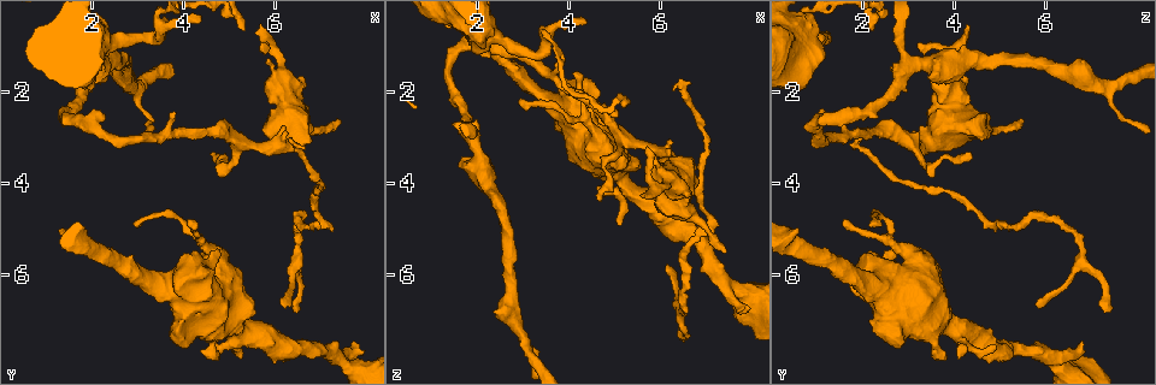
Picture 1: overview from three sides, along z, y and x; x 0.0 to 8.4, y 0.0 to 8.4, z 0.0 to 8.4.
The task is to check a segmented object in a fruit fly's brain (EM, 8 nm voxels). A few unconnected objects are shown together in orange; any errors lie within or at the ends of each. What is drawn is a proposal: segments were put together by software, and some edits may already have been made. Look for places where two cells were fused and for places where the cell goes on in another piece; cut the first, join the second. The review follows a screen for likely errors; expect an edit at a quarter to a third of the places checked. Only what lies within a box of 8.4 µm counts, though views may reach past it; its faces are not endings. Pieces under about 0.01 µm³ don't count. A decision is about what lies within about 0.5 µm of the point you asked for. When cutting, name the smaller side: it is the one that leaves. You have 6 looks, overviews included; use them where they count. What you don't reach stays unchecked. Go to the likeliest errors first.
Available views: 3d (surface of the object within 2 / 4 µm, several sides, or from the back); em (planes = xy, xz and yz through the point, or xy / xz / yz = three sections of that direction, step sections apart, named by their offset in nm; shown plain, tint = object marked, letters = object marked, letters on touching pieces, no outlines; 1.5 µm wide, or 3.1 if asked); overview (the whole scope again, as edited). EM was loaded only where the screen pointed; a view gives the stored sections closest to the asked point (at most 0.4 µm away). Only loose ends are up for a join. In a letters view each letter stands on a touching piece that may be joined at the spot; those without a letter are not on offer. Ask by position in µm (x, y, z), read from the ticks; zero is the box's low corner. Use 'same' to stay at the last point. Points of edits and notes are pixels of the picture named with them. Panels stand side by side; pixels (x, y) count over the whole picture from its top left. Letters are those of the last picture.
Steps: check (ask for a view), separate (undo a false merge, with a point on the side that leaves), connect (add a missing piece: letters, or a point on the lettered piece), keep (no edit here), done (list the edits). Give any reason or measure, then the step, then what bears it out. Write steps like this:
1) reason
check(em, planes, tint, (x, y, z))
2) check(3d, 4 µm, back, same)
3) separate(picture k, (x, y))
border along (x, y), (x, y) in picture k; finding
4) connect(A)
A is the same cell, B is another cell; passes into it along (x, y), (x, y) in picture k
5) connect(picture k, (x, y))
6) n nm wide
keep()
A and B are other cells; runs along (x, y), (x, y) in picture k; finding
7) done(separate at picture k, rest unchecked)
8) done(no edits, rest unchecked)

check(em, yz, step 8, tint, (6.15, 6.70, 5.85))

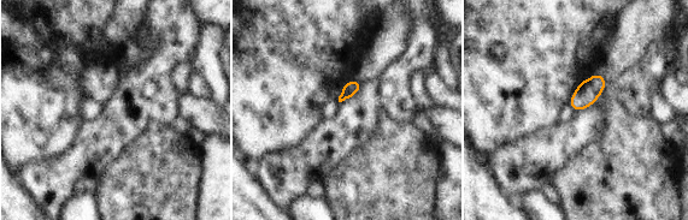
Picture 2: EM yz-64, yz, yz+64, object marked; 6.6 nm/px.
check(em, yz, step 8, letters, same)

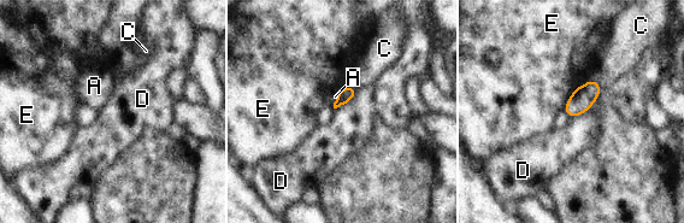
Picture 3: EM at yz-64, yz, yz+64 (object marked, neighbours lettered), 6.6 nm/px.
keep()
A, C, D and E are other cells; border along (355, 88), (348, 101), (334, 109) in picture 3; none of them fits

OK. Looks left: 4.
end of a long branch
check(em, planes, plain, (6.25, 3.05, 2.00))

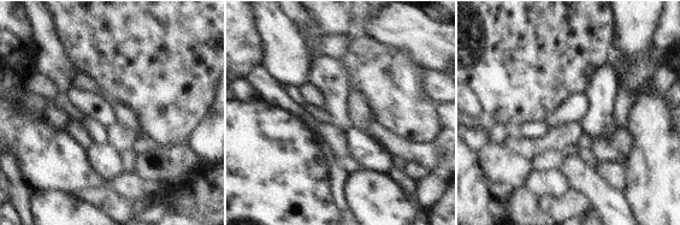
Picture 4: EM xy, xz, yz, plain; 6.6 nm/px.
see the neighbours
check(em, planes, letters, same)

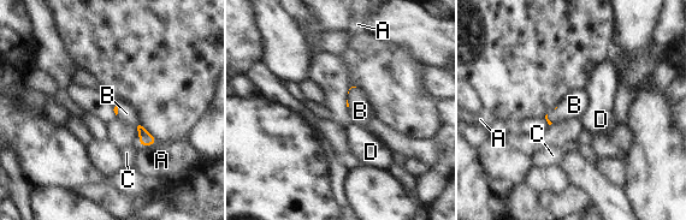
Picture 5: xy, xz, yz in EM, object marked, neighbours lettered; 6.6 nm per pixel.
A touches over 140 nm
connect(B)
B is the same cell, A, C and D are other cells; passes into it along (146, 138), (136, 123), (126, 113) in picture 5; the cell continues

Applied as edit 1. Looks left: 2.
see it whole again
check(overview)

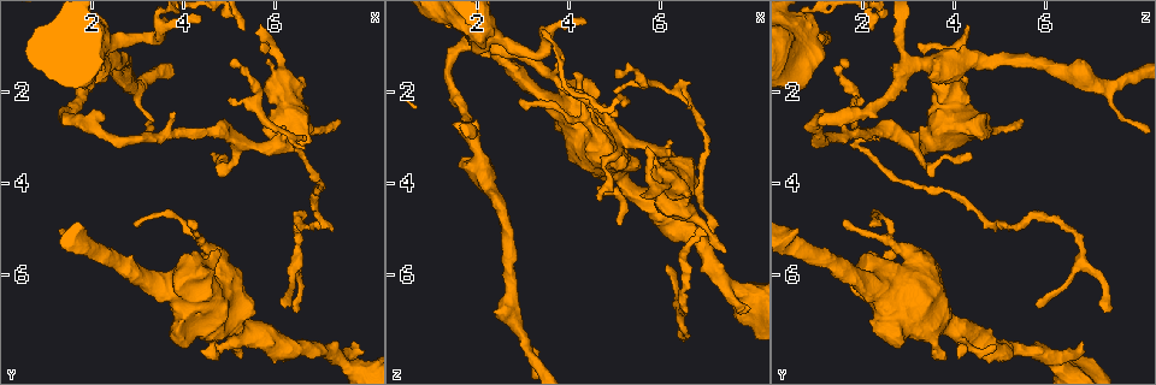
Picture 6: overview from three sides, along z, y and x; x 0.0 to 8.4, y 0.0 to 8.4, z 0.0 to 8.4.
stops while still wide
check(em, planes, letters, (3.75, 6.75, 2.40))

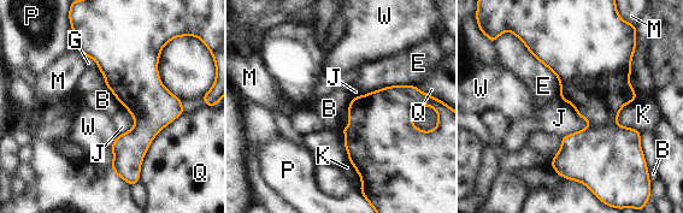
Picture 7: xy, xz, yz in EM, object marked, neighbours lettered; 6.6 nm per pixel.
keep()
B, E, G, J, K, M, P, Q and W are other cells; border along (106, 86), (122, 105) in picture 7; none of them fits

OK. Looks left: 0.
done(connect at picture 5, rest unchecked)

